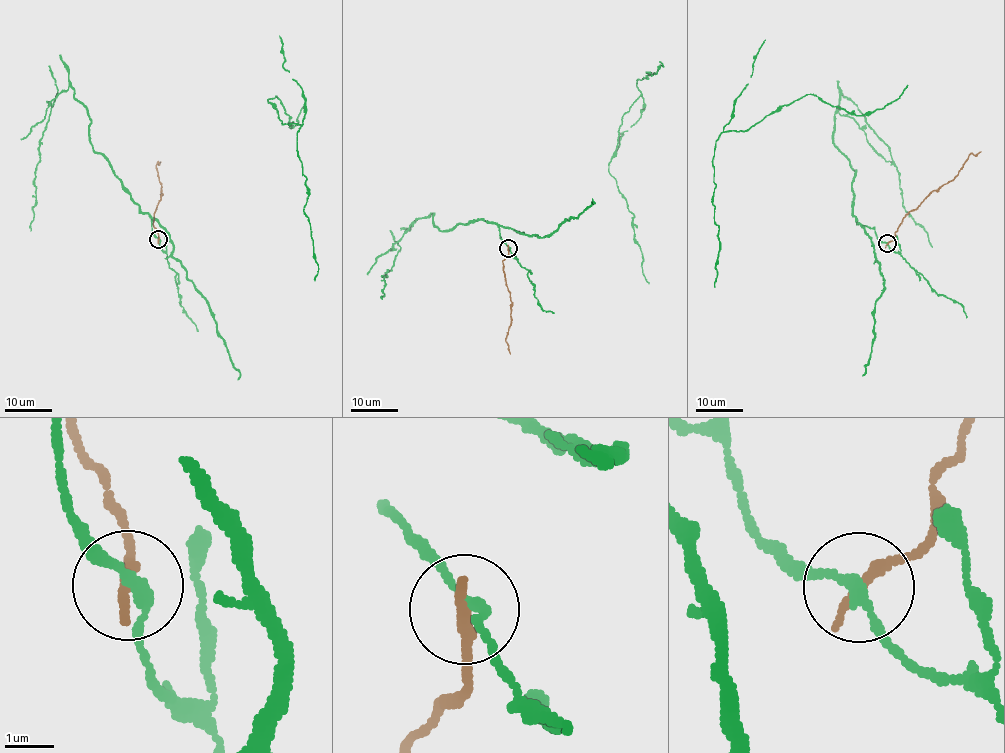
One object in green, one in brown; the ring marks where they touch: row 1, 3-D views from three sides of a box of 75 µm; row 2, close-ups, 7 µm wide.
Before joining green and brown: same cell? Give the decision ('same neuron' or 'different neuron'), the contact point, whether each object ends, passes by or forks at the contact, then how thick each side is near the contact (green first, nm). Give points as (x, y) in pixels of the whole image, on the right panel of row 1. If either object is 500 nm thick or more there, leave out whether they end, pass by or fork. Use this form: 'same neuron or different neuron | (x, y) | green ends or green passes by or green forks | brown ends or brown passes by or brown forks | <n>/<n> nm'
different neuron | (887, 243) | green passes by | brown ends | 190/280 nm

